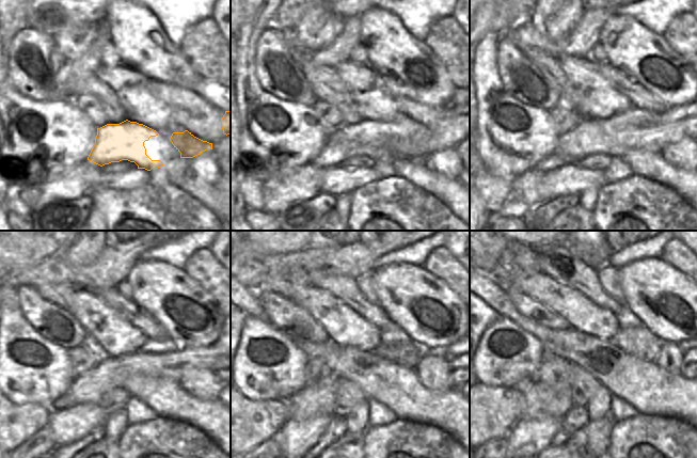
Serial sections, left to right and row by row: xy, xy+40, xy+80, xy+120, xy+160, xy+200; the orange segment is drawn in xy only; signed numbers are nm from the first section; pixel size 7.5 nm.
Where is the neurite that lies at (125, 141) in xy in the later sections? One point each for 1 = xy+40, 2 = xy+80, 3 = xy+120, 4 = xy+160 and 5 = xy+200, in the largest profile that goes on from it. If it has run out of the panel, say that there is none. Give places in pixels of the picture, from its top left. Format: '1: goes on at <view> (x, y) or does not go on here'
1: goes on at xy+40 (370, 139)
2: goes on at xy+80 (612, 136)
3: goes on at xy+120 (111, 373)
4: goes on at xy+160 (314, 399)
5: goes on at xy+200 (541, 401)

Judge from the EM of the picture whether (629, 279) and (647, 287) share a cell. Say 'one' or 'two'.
one

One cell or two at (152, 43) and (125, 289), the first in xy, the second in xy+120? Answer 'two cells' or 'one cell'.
two cells

